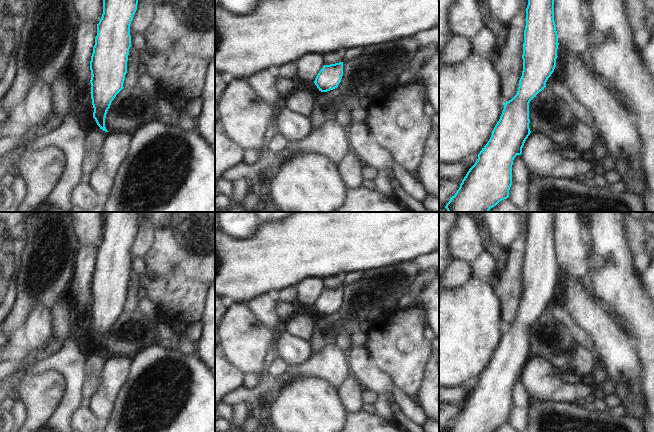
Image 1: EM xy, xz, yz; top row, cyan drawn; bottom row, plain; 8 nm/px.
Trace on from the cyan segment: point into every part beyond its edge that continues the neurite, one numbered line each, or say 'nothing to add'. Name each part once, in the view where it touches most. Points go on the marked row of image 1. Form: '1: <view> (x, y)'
nothing to add

